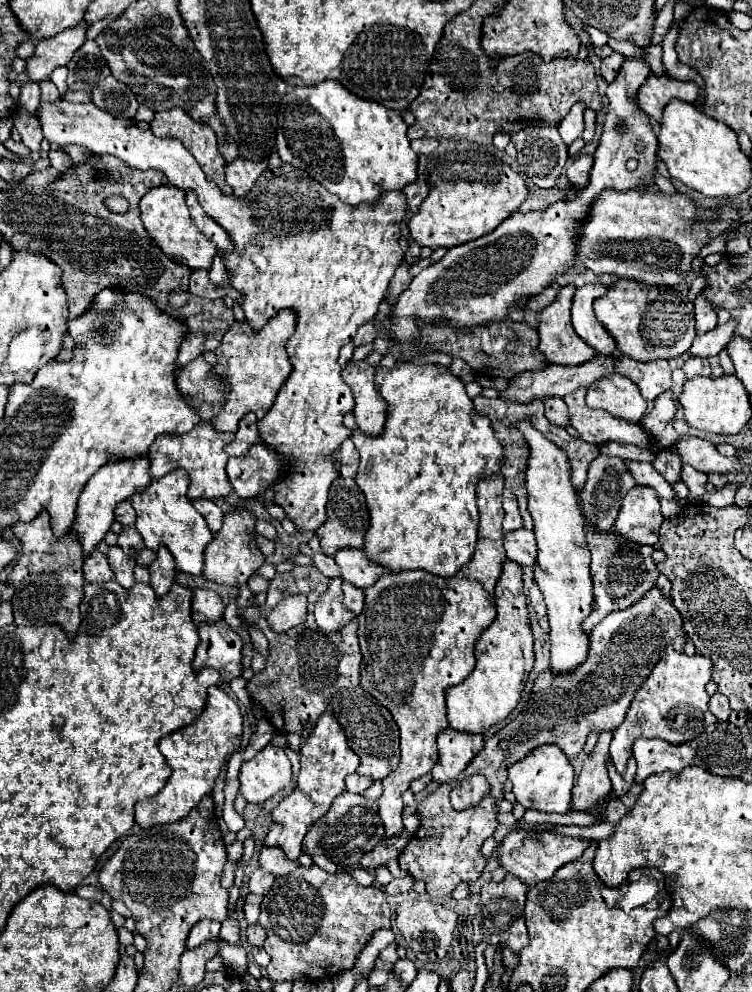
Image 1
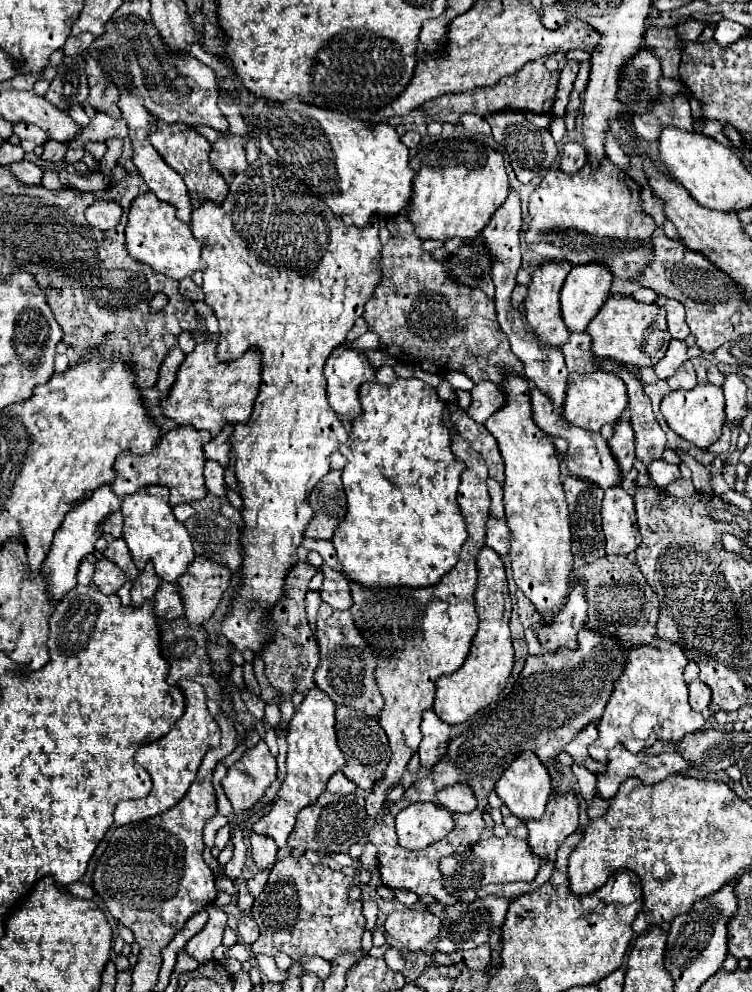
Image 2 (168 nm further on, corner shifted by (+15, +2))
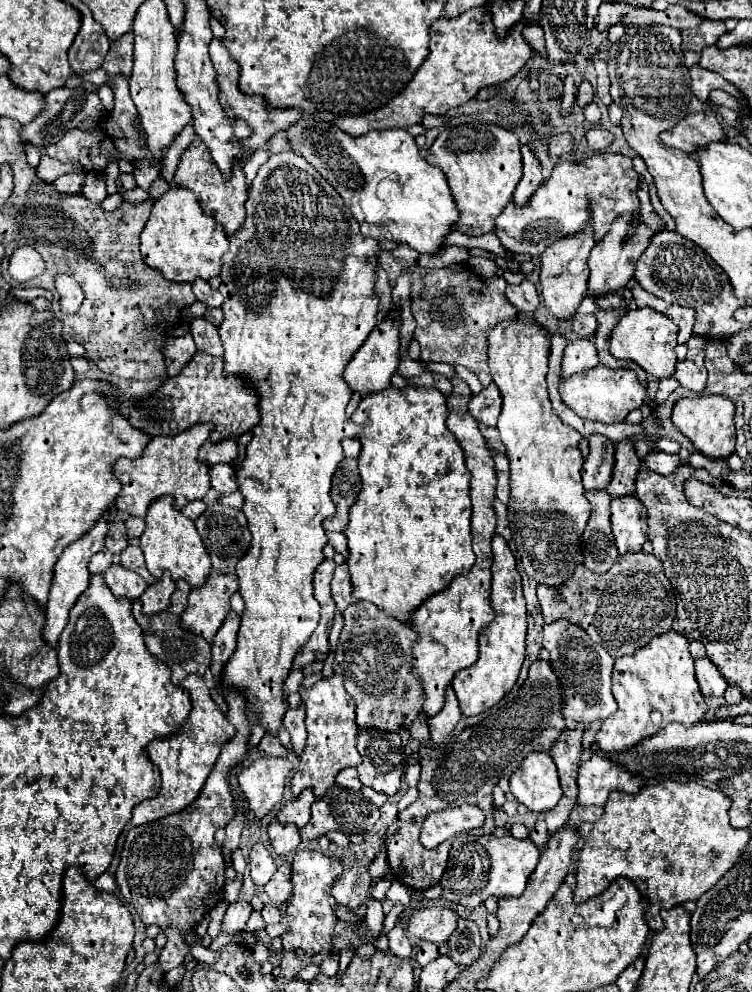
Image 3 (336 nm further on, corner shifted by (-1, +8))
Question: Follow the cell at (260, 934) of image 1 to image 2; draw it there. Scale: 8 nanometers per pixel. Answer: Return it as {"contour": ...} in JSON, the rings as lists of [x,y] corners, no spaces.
{"contour":[[[252,916],[240,918],[240,922],[238,922],[238,938],[240,938],[242,944],[250,946],[250,942],[256,942],[256,938],[258,938],[259,935],[259,927],[256,926],[256,922],[254,922]]]}

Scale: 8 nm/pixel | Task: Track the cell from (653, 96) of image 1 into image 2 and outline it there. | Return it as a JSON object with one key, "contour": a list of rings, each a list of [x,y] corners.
{"contour":[[[686,96],[660,98],[646,114],[634,116],[632,124],[644,140],[658,140],[664,126],[676,126],[688,132],[694,130],[694,120]]]}

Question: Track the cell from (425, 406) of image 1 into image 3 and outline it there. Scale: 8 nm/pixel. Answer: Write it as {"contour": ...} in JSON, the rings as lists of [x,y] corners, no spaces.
{"contour":[[[390,386],[384,392],[368,394],[368,396],[362,398],[360,406],[352,414],[352,420],[356,424],[362,424],[362,432],[358,436],[360,442],[362,442],[362,452],[360,452],[360,458],[358,458],[362,490],[358,494],[356,504],[350,508],[350,522],[348,522],[346,530],[344,530],[344,534],[348,538],[348,550],[350,550],[348,566],[350,566],[354,596],[358,600],[368,600],[368,602],[376,604],[388,616],[398,616],[400,622],[408,622],[410,612],[418,604],[422,604],[422,600],[426,600],[430,594],[436,594],[436,592],[444,590],[452,582],[452,578],[456,578],[460,574],[468,574],[472,564],[474,564],[472,528],[470,528],[470,514],[472,514],[472,510],[470,510],[470,478],[472,476],[470,476],[470,472],[466,468],[464,450],[456,442],[456,436],[452,436],[452,432],[448,432],[448,428],[446,428],[446,418],[448,418],[446,396],[440,390],[436,390],[436,388],[424,388],[424,386],[408,386],[404,390]]]}

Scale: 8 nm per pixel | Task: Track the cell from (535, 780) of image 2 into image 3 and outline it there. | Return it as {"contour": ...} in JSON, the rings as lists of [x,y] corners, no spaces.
{"contour":[[[532,752],[510,776],[510,792],[532,812],[548,812],[562,798],[558,772],[548,752]]]}

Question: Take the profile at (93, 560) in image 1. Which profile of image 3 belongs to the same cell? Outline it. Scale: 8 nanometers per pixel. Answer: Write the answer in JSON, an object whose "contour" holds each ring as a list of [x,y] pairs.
{"contour":[[[104,548],[104,550],[100,550],[98,554],[92,556],[88,570],[90,570],[90,574],[104,574],[110,566],[112,566],[112,552]]]}

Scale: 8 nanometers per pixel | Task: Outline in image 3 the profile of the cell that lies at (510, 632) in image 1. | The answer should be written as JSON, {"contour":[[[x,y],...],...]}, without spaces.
{"contour":[[[494,534],[492,538],[492,594],[490,604],[496,612],[496,618],[482,630],[480,634],[480,656],[478,662],[470,668],[460,670],[454,680],[452,688],[460,702],[460,710],[464,716],[476,716],[484,710],[498,704],[516,684],[520,666],[524,662],[524,640],[526,640],[526,602],[522,596],[520,574],[516,570],[516,560],[506,544],[504,538]]]}

